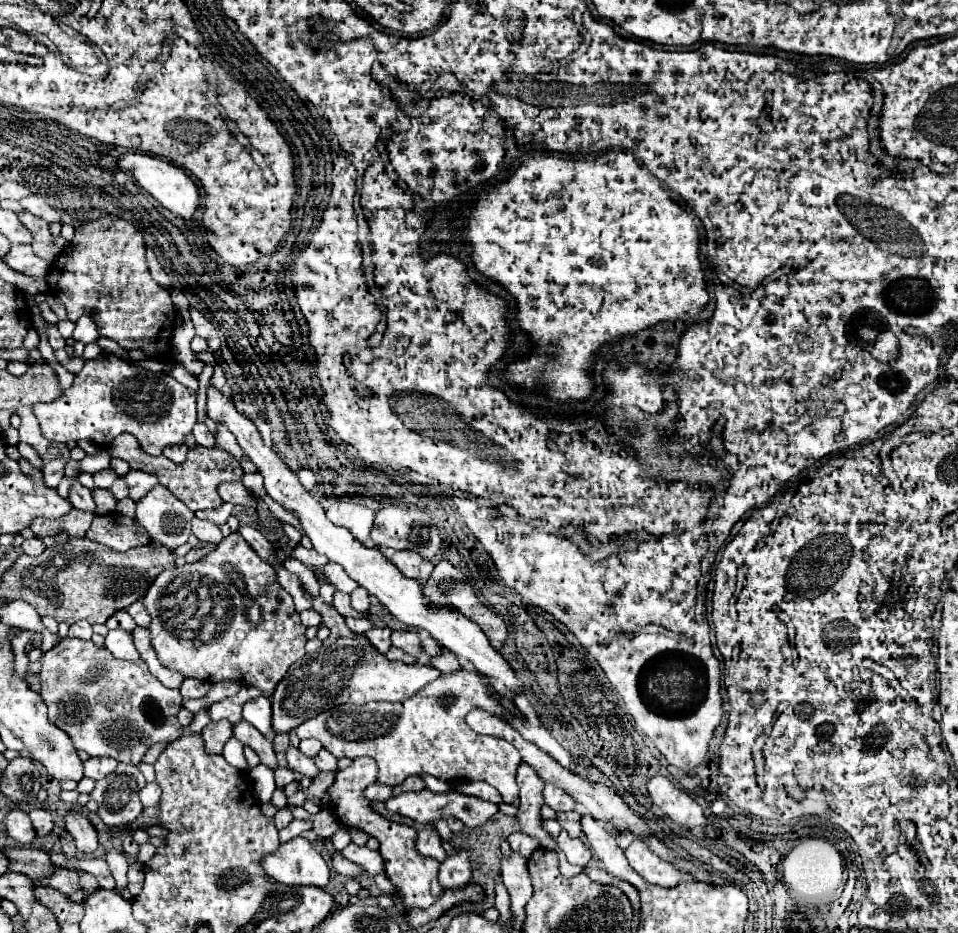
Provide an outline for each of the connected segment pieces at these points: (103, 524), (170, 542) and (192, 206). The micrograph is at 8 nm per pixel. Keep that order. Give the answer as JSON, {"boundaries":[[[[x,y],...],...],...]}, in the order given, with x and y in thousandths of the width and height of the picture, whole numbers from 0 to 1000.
{"boundaries":[[[[123,551],[98,553],[90,577],[117,589],[136,589],[140,585],[140,562],[140,557]]],[[[165,519],[165,523],[157,523],[157,527],[144,536],[142,544],[142,559],[161,581],[171,583],[173,587],[186,587],[196,579],[198,557],[203,553],[205,551],[169,519]]],[[[138,161],[125,165],[123,178],[127,182],[134,182],[157,210],[161,210],[171,223],[175,223],[184,232],[188,232],[192,236],[198,236],[203,232],[203,227],[207,223],[207,217],[209,217],[209,210],[207,210],[207,202],[203,199],[203,195],[198,193],[198,189],[190,180],[186,180],[186,178],[173,174],[173,171],[167,171],[167,169],[161,169],[161,167],[154,167],[154,165],[144,165],[144,163],[138,163]]]]}

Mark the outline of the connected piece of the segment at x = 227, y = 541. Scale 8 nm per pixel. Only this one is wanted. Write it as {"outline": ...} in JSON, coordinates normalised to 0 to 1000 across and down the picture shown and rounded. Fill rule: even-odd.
{"outline":[[[246,570],[234,577],[207,602],[171,611],[152,635],[150,650],[159,660],[154,677],[167,710],[177,718],[190,720],[194,727],[207,727],[219,733],[230,729],[246,729],[257,735],[269,735],[278,746],[282,746],[305,707],[311,707],[319,701],[319,673],[313,667],[305,639],[290,626],[288,611],[276,602]],[[180,647],[198,647],[198,652],[180,660]]]}

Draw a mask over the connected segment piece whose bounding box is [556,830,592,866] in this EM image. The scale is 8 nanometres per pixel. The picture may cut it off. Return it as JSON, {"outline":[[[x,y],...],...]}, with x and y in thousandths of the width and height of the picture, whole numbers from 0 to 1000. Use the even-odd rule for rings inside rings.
{"outline":[[[591,890],[585,892],[585,896],[580,898],[580,902],[587,909],[587,913],[591,915],[591,920],[593,920],[595,926],[612,928],[618,922],[618,911],[605,898],[595,898]]]}

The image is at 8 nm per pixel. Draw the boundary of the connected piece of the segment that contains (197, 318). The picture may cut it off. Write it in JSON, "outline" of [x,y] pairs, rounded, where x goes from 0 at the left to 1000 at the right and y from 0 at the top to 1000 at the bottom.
{"outline":[[[198,330],[198,341],[203,345],[205,358],[211,360],[213,364],[217,364],[217,371],[221,377],[230,375],[230,362],[228,362],[228,354],[221,349],[221,345],[215,343],[215,339],[211,334],[207,334],[205,330]]]}

